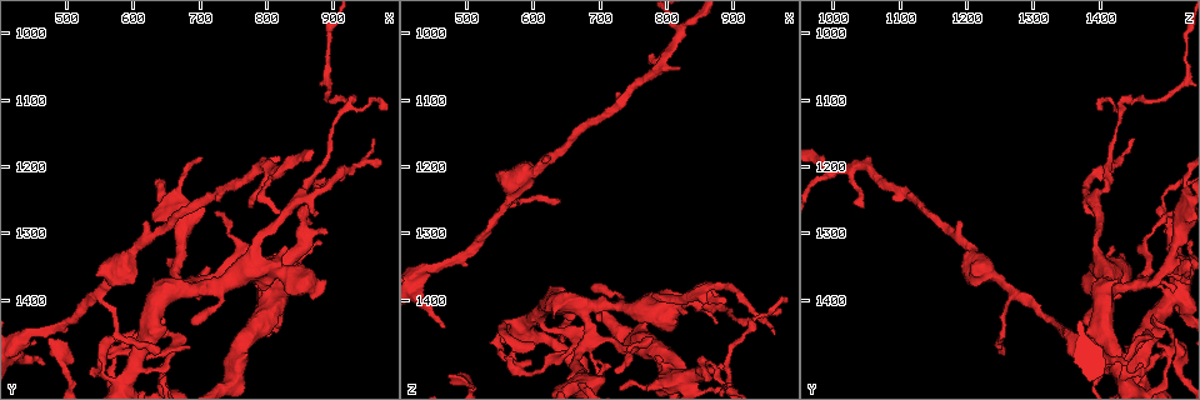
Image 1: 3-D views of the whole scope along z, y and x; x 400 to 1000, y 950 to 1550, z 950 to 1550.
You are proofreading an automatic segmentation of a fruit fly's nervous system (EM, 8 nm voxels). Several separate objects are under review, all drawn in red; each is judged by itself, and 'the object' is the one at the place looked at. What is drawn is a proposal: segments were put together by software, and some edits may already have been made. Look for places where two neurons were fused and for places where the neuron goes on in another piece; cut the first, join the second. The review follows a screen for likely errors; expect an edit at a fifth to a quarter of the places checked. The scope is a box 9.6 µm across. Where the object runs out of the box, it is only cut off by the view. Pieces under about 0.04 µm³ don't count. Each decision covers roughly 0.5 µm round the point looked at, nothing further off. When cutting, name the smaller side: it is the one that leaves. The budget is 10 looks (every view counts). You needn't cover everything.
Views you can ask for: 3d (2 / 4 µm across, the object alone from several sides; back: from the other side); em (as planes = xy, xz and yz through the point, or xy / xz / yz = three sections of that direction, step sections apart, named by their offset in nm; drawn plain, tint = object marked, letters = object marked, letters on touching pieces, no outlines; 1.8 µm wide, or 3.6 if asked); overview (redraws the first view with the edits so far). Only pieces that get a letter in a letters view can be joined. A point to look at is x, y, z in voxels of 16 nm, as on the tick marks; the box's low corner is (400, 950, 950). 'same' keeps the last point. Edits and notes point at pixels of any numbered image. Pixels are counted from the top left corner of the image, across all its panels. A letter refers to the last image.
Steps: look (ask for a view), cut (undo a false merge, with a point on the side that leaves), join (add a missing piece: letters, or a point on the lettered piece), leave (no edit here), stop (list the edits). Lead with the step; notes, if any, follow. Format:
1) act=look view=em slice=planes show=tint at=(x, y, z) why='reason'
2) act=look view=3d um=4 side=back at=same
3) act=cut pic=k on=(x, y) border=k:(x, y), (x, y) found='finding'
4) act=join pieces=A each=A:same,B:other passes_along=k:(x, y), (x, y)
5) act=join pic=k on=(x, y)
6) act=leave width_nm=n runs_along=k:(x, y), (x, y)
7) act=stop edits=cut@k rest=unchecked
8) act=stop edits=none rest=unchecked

act=look view=em slice=planes show=letters at=(465, 1495, 1440) why='branch stops here'

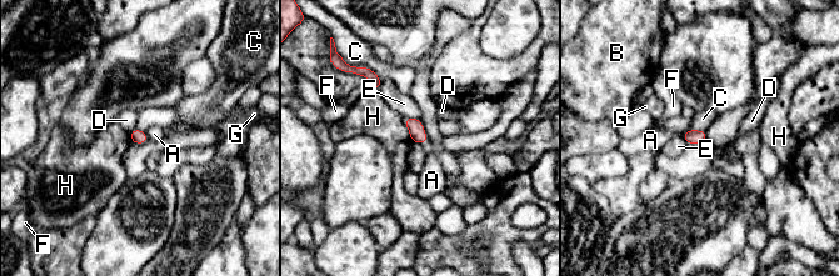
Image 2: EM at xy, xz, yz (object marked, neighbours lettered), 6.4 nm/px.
act=leave longest_contact=H:180nm each=A:other,B:other,C:other,D:other,E:other,F:other,G:other,H:other border=2:(705, 130), (685, 130), (683, 133) found='no lettered piece goes on from it'

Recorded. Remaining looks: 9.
act=look view=em slice=planes show=letters at=(635, 1480, 1250) why='an open end'

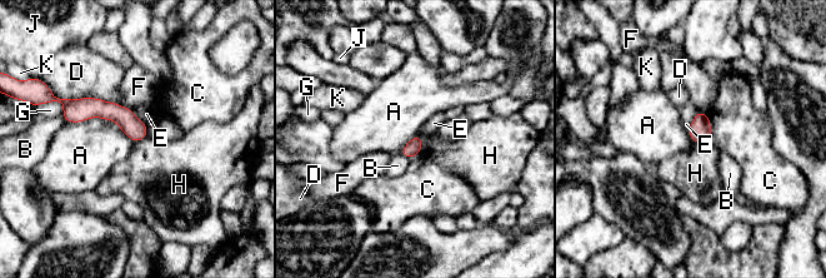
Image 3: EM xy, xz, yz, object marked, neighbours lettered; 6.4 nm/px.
act=leave longest_contact=A:460nm each=A:other,B:other,C:other,D:other,E:other,F:other,G:other,H:other,J:other,K:other border=3:(68, 122), (111, 119), (134, 143) found='none of them fits'

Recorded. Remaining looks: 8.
act=look view=3d um=4 at=(775, 1260, 1040) why='branch stops here'

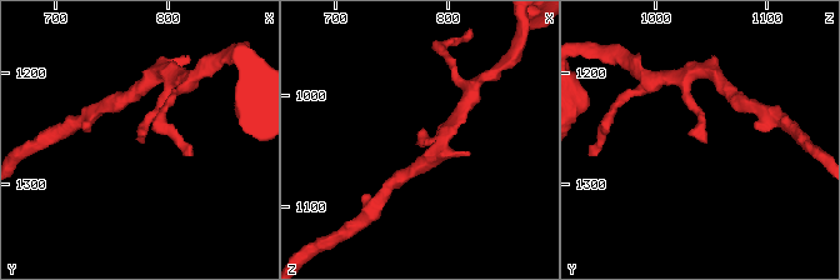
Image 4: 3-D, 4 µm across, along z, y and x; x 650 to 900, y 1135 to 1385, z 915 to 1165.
act=look view=em slice=xy step=4 show=tint at=(776, 1264, 1044)

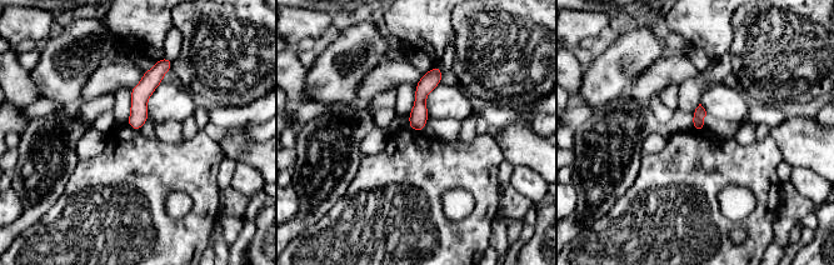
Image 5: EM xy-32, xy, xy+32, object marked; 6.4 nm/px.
act=look view=em slice=planes show=letters at=same

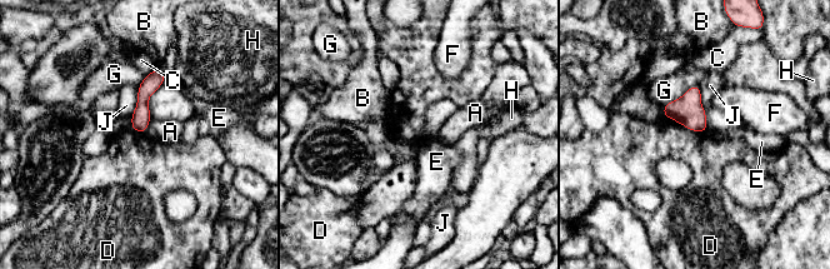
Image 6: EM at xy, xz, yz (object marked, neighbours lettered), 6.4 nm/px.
act=leave each=A:other,B:other,C:other,D:other,E:other,F:other,G:other,H:other,J:other runs_along=6:(159, 71), (143, 94), (140, 129) found='none of them fits'

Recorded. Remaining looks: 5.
act=look view=em slice=planes show=letters at=(925, 1100, 1440) why='sharp bend'

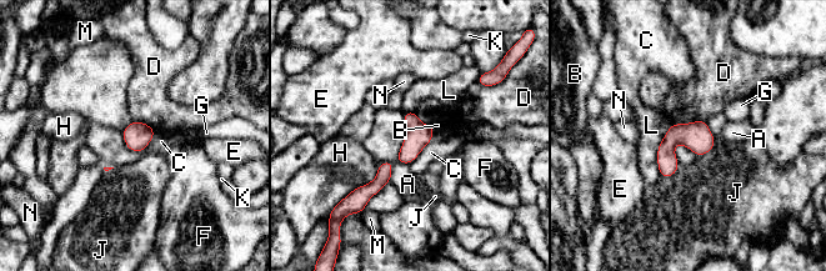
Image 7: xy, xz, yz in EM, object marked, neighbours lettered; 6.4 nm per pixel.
act=leave width_nm=160 each=A:other,B:other,C:other,D:other,E:other,F:other,G:other,H:other,J:other,K:other,L:other,M:other,N:other runs_along=7:(429, 128), (363, 196) found='continuous, no second neuron'

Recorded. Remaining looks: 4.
act=stop edits=none rest=unchecked

